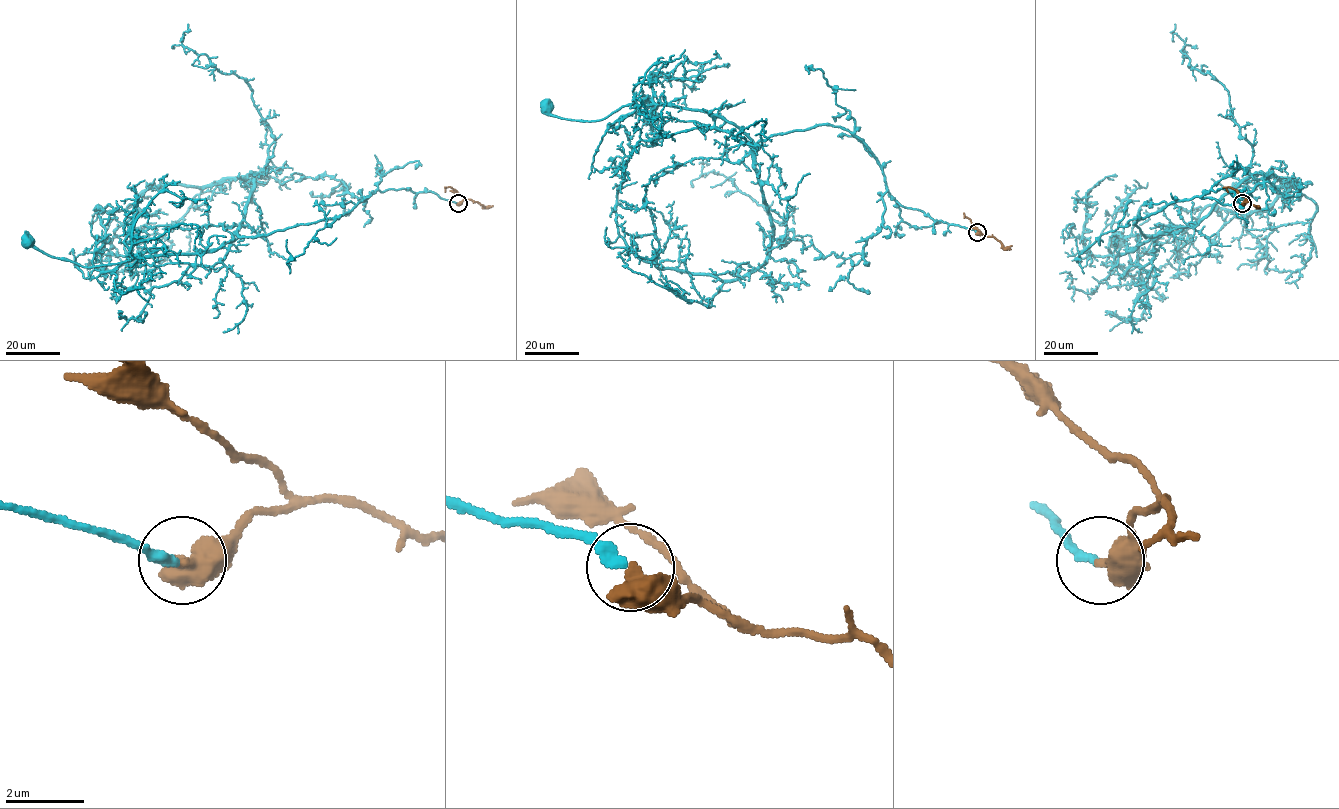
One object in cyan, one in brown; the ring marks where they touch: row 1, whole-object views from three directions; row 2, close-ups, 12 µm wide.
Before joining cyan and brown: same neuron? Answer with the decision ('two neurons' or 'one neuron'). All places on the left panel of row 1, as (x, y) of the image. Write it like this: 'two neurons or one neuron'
one neuron

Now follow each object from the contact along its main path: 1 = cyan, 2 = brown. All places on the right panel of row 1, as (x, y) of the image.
1: (1242, 203), (1221, 188), (1141, 218), (1134, 223), (1145, 236), (1162, 235), (1114, 258), (1128, 267), (1118, 242)
2: (1242, 203), (1245, 198), (1236, 190), (1228, 186), (1228, 192)

